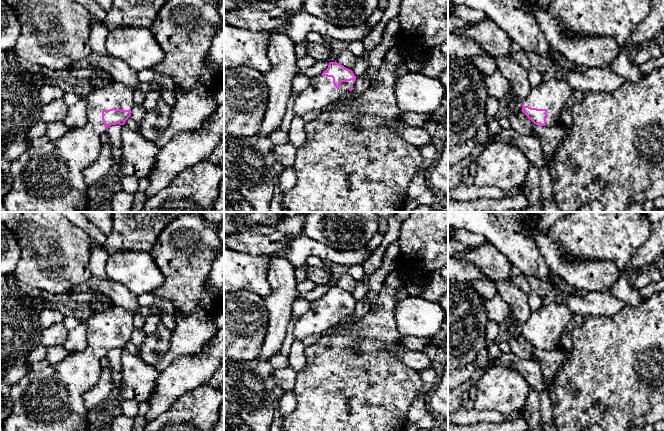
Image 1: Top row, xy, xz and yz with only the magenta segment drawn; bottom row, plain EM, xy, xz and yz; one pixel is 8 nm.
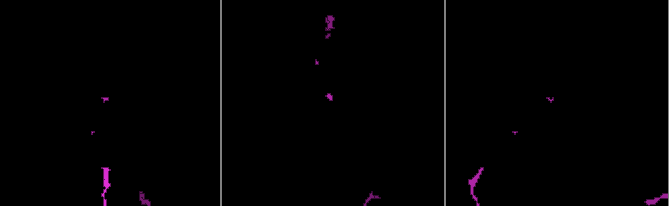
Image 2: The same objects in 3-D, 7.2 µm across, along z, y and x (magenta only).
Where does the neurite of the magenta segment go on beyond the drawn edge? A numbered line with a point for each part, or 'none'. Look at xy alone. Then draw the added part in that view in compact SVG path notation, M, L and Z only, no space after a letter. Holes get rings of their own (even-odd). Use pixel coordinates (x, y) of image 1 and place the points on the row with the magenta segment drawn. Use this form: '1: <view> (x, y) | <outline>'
1: xy (50, 178) | M119 82L100 83L86 94L87 121L81 128L69 129L62 137L49 140L38 147L30 146L26 152L11 162L13 184L11 190L2 200L8 212L88 212L87 186L85 183L85 169L100 155L102 144L100 137L106 132L102 120L102 111L112 108L130 110L134 106L133 94L135 90Z

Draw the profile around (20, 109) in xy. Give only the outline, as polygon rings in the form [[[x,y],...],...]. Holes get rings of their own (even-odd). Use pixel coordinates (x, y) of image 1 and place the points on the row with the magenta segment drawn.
[[[0,52],[0,141],[4,146],[2,157],[13,162],[31,146],[27,138],[29,130],[41,121],[43,104],[38,97],[39,88],[32,82],[30,72],[23,66],[10,63],[6,53]]]

